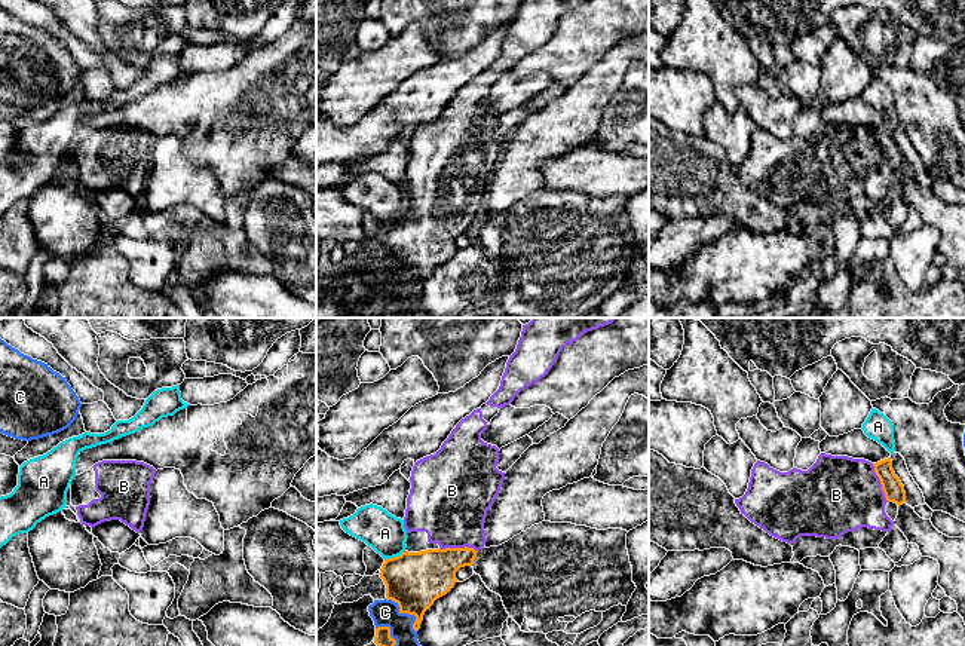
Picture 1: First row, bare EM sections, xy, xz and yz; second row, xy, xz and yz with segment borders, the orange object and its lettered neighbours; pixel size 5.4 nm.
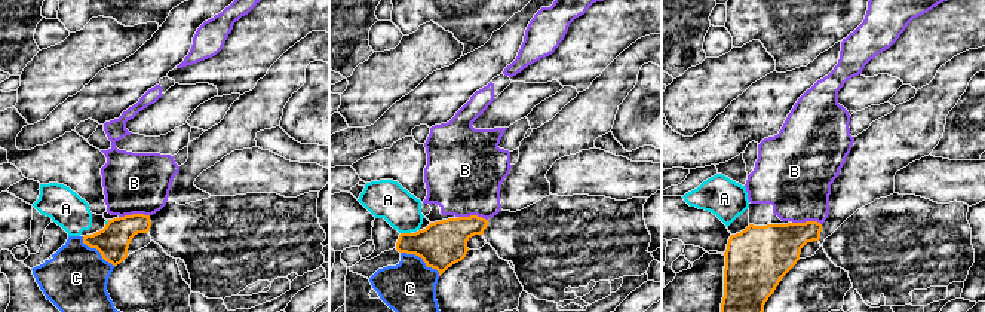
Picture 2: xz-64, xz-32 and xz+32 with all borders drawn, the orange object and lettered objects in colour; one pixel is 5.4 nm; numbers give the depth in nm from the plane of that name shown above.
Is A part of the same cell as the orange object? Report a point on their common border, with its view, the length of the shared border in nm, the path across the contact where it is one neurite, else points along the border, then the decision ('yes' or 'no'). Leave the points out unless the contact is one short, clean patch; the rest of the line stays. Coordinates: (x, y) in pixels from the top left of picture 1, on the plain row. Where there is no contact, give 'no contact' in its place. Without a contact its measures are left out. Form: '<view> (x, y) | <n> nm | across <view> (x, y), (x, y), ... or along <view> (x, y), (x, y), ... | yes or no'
xz (395, 224) | 130 nm | along xz (406, 219), (385, 227) | no

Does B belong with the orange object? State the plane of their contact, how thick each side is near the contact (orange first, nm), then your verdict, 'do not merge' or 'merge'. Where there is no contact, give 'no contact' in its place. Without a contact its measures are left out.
contact in xz; calibres 280 and 400 nm; merge

